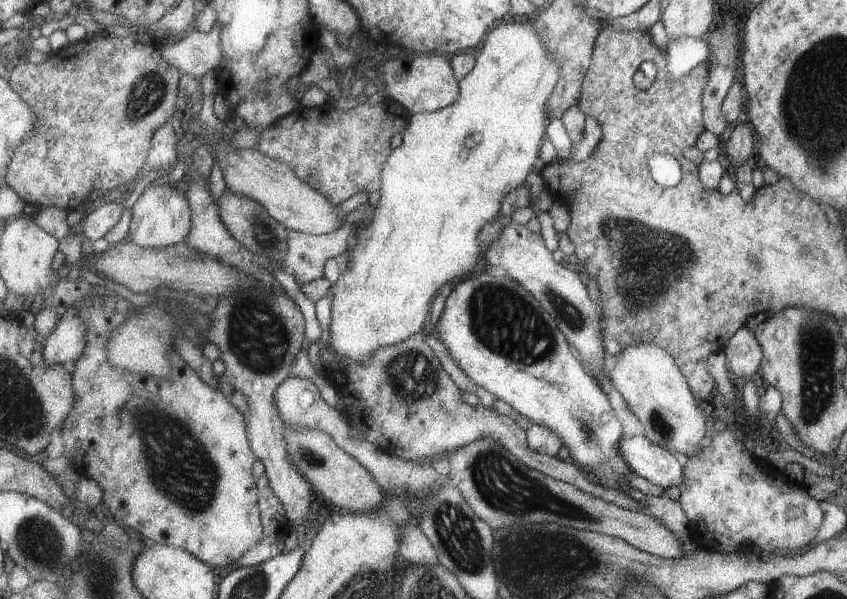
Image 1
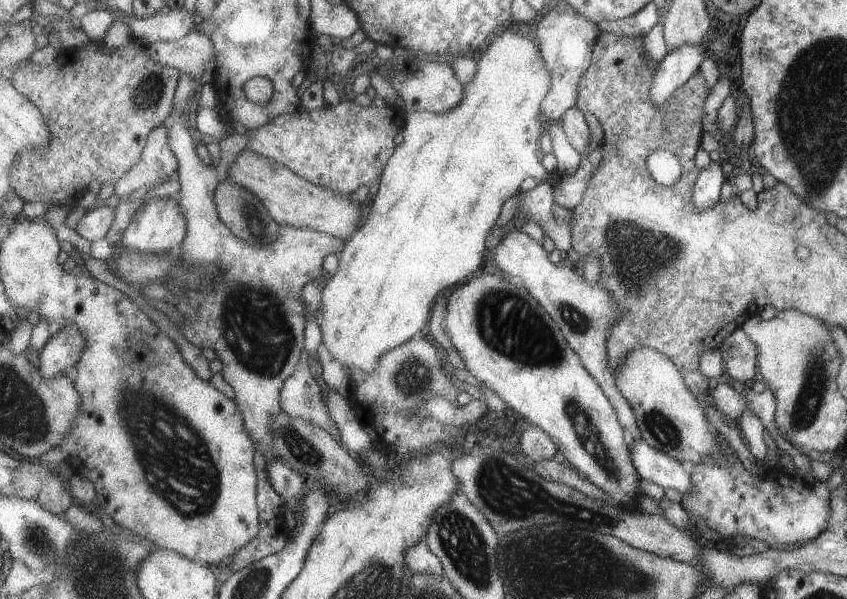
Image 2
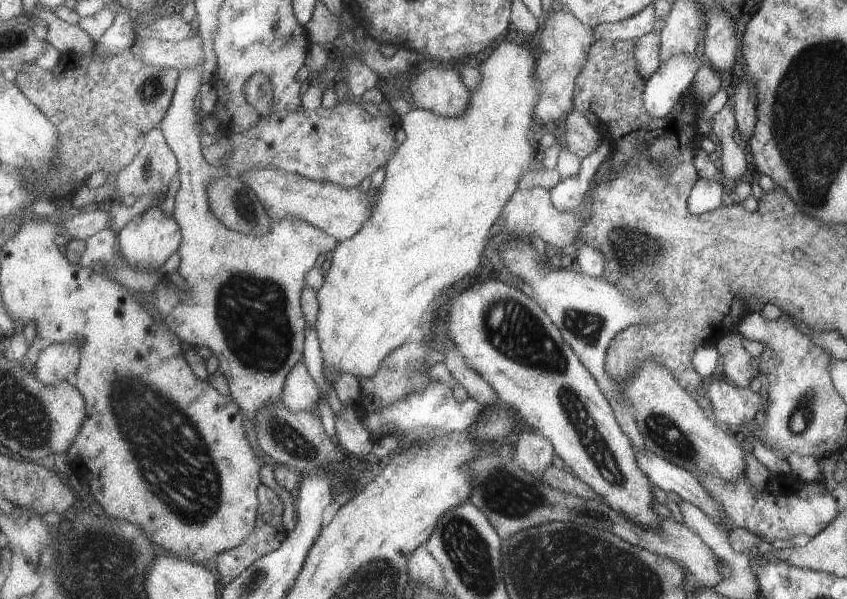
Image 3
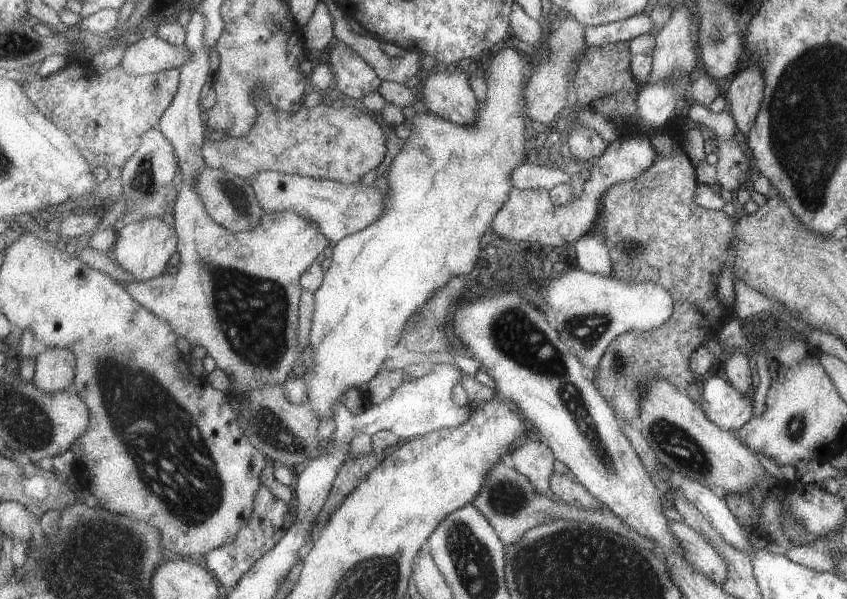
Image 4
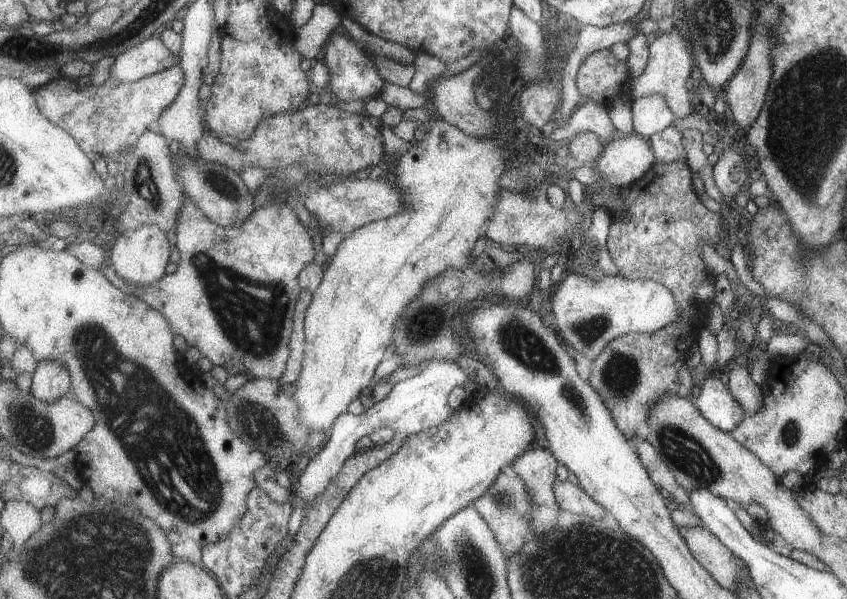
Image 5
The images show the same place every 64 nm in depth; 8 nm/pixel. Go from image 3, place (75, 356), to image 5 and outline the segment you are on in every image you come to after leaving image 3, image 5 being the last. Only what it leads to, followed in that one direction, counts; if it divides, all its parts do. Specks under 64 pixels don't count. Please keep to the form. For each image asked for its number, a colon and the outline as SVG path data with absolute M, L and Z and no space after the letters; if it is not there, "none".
4: M47 350L37 358L37 374L35 386L43 390L43 394L59 394L73 390L75 374L77 374L77 358L73 352L65 350Z
5: M39 364L35 370L35 380L33 380L33 396L39 398L45 404L53 404L61 398L71 396L73 392L73 382L71 374L65 366L61 364Z

